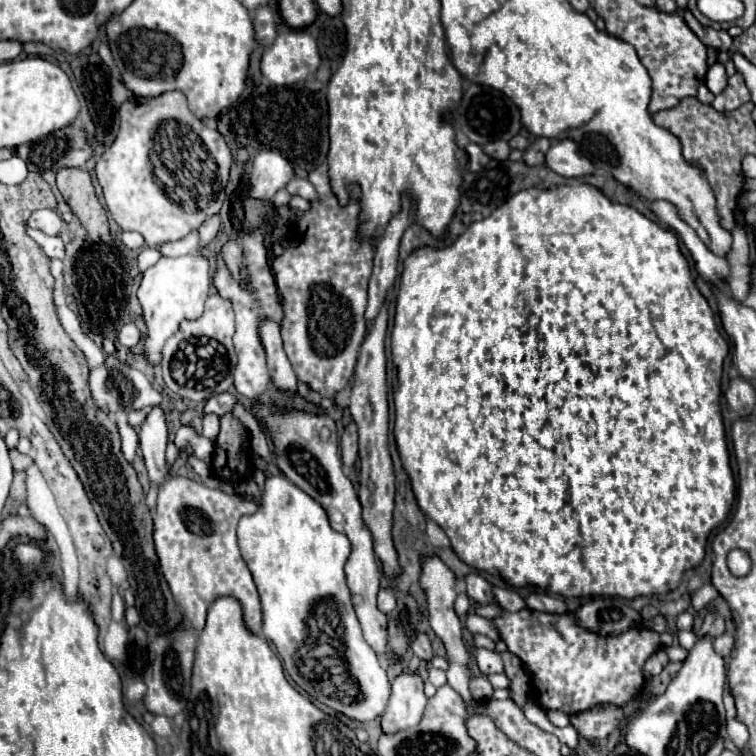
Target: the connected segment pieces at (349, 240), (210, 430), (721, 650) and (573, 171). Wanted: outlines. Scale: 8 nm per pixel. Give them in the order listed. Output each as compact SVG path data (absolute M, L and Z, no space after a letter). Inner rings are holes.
M325 163L309 173L309 181L321 199L311 203L311 211L297 221L307 223L305 231L289 243L281 257L271 261L271 269L285 307L281 323L285 353L303 383L323 397L333 397L339 389L347 387L365 339L363 315L373 267L373 247L369 241L357 239L359 205L355 199L359 197L359 187L351 187L353 201L341 207L331 191Z
M207 415L203 419L203 433L201 435L211 441L217 439L217 435L219 435L219 417L217 415Z
M723 633L721 637L717 637L717 639L713 641L713 649L715 649L721 657L729 657L729 655L731 655L731 649L733 649L733 637L727 635L727 633Z
M561 139L547 151L547 167L569 179L591 175L595 171L593 163L575 149L571 139Z

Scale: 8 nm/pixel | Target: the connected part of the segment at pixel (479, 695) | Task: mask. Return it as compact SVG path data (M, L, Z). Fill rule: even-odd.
M483 675L473 677L473 681L471 681L471 693L473 693L473 697L477 701L493 699L493 687L491 687L491 683Z

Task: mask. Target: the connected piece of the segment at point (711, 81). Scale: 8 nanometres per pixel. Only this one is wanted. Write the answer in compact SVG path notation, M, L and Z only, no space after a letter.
M715 63L707 75L705 75L705 85L713 95L719 95L725 87L727 87L727 75L725 75L725 67L721 63Z

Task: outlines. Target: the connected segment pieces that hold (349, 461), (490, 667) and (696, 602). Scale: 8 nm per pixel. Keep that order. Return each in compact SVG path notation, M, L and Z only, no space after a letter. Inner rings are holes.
M351 421L341 435L341 457L347 467L353 467L357 461L357 427Z
M477 649L475 651L475 661L477 661L477 667L483 675L493 675L493 673L503 671L501 657L497 653L489 651L489 649Z
M705 583L701 589L697 589L693 595L691 595L691 599L693 599L693 609L695 611L701 611L701 609L705 609L707 605L711 605L715 599L717 599L717 589L711 585L711 583Z

